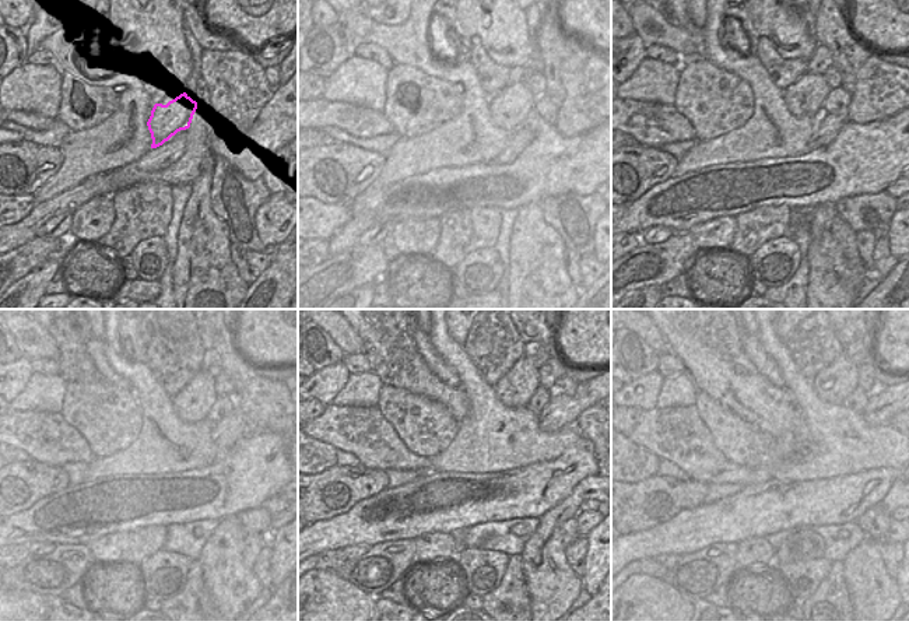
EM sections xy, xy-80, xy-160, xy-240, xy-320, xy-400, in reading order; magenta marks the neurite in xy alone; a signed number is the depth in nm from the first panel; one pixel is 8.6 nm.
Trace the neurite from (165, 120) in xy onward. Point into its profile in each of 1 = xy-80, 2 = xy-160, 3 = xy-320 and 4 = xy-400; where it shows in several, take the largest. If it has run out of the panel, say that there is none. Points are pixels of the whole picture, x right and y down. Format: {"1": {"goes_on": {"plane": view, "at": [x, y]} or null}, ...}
{"1": {"goes_on": {"plane": "xy-80", "at": [488, 120]}}, "2": {"goes_on": {"plane": "xy-160", "at": [810, 97]}}, "3": {"goes_on": {"plane": "xy-320", "at": [516, 388]}}, "4": {"goes_on": {"plane": "xy-400", "at": [834, 383]}}}

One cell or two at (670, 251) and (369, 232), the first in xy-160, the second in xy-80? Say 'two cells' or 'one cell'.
two cells

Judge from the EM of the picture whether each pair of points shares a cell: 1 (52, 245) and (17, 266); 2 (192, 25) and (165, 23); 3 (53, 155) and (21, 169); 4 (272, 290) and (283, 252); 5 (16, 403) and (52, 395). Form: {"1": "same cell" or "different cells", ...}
{"1": "same cell", "2": "different cells", "3": "same cell", "4": "same cell", "5": "same cell"}

